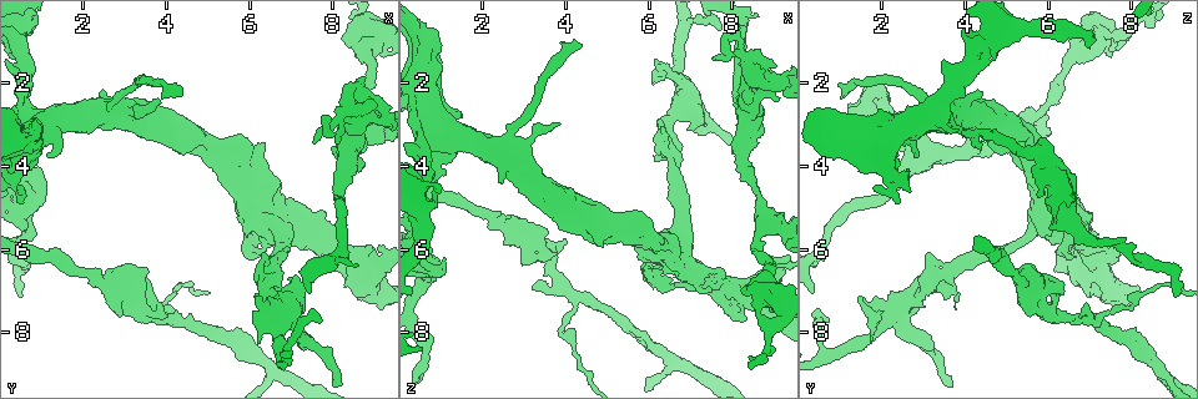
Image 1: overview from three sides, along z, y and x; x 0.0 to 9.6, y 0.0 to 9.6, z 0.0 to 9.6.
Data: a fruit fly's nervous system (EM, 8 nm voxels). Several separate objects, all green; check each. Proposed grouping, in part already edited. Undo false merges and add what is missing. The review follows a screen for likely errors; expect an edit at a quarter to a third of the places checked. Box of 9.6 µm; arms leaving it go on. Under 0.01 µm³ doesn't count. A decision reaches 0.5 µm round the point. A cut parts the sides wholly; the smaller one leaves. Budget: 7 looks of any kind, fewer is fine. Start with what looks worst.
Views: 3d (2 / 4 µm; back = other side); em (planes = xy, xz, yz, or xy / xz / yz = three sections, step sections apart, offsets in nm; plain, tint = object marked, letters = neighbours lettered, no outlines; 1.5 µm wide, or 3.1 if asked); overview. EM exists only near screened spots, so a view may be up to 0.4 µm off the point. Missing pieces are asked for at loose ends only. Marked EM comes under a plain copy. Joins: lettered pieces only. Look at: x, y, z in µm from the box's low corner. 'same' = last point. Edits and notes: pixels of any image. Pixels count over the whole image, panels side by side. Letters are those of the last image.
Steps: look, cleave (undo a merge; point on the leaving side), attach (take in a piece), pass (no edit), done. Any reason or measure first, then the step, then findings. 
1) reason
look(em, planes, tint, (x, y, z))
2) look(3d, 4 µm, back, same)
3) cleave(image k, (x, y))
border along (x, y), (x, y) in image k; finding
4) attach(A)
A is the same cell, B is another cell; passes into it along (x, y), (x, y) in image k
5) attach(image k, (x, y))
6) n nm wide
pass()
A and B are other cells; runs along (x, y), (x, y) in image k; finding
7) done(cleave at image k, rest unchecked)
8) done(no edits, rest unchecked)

abrupt turn
look(3d, 2 µm, back, (3.85, 7.40, 8.00))

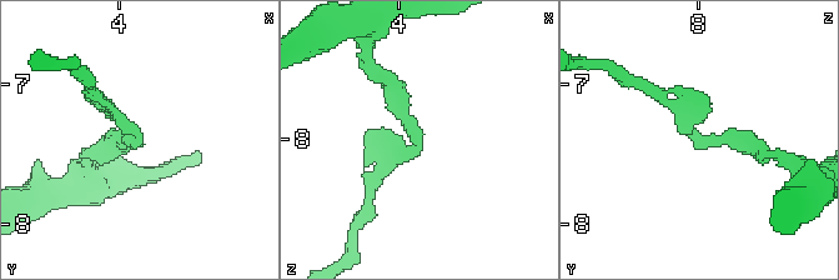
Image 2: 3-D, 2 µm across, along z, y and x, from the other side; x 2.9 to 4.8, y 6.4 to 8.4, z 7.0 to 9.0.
look(em, xz, step 4, letters, (3.86, 7.36, 8.04))

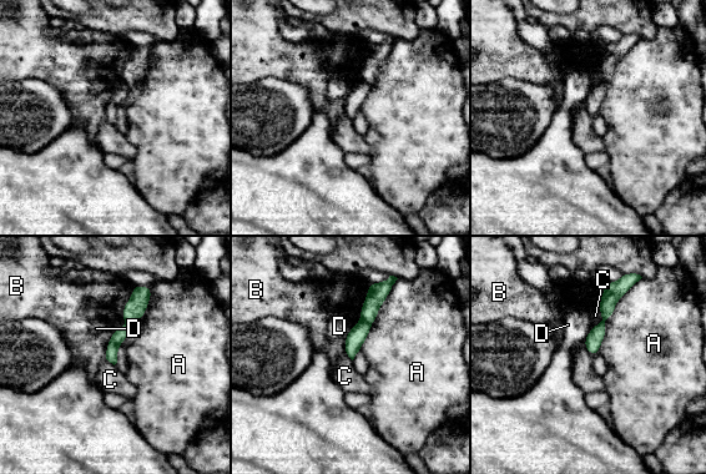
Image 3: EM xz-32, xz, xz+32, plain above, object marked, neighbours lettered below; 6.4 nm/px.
90 nm wide
cleave(image 3, (358, 333))
A, B, C and D are other cells; border along (362, 319), (369, 326) in image 3; two neurons meet here

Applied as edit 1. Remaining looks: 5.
look(overview)

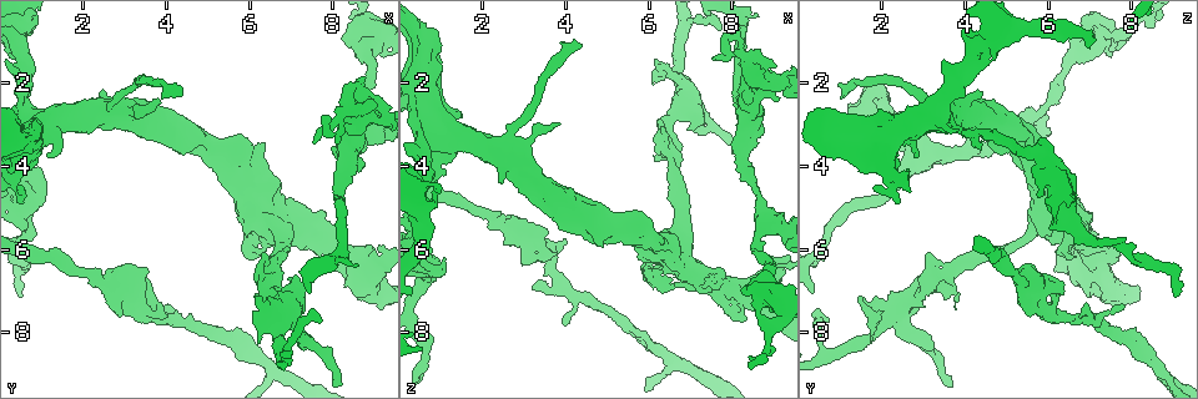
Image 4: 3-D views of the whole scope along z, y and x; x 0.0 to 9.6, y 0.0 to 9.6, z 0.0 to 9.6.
an open end
look(em, planes, letters, (6.15, 7.10, 1.50))

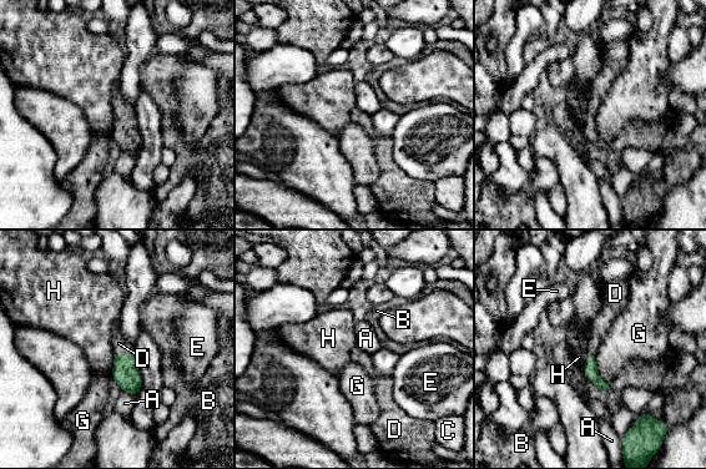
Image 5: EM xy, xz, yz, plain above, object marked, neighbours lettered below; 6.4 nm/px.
attach(D)
D is the same cell, A, B, C, E, G and H are other cells; it goes on there

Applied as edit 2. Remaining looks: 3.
see it whole again
look(overview)

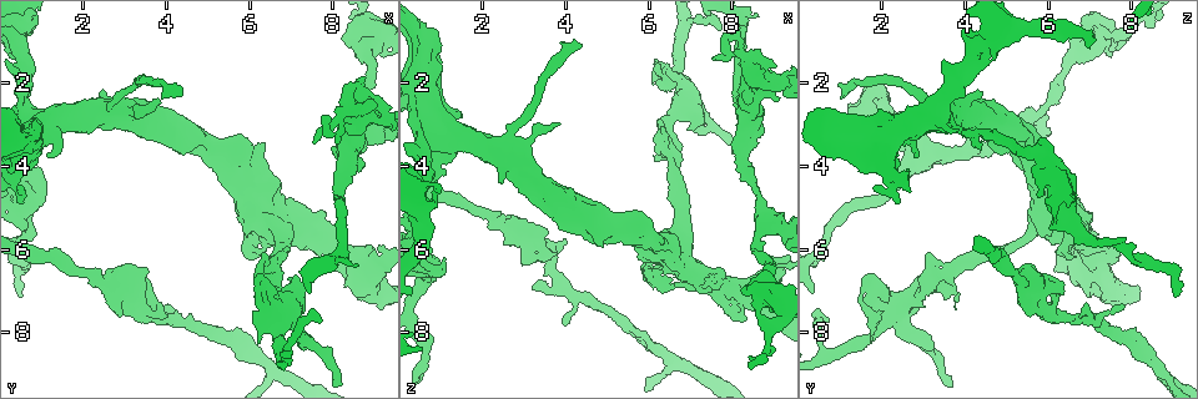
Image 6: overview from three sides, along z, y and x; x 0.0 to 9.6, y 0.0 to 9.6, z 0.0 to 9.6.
sharp bend
look(em, planes, tint, (8.95, 0.75, 7.95))

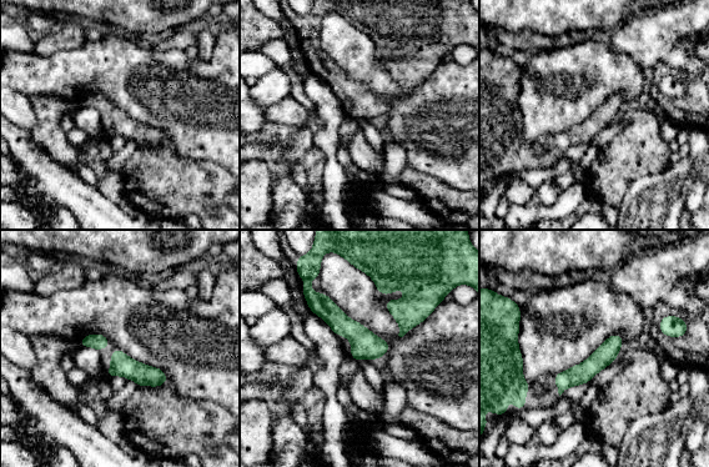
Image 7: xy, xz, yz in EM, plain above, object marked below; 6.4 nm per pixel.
see the neighbours
look(em, planes, letters, same)

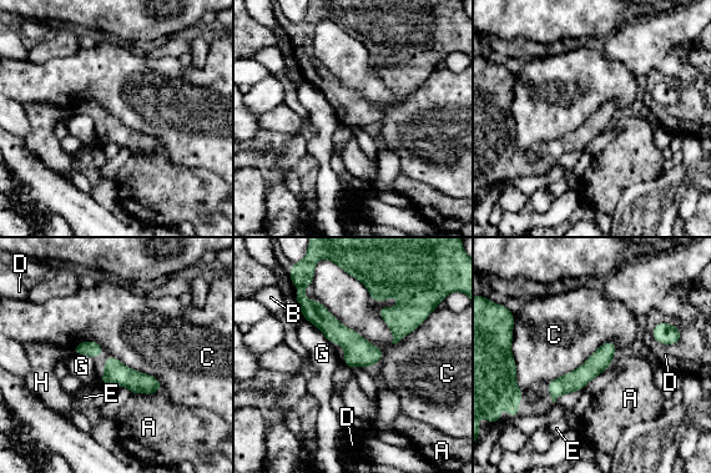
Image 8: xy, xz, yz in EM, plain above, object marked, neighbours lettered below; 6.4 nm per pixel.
C touches over 600 nm
pass()
A, B, C, D, E, G and H are other cells; one neuron here

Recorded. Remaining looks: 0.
done(cleave at image 3, attach at image 5, rest unchecked)

